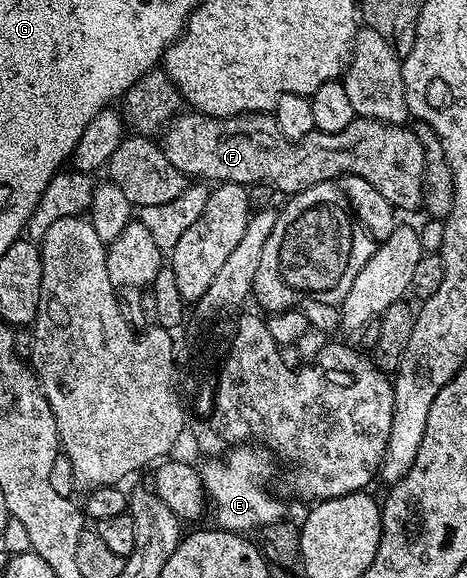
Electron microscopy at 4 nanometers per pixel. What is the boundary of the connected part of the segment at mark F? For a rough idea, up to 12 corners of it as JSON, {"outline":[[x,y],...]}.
{"outline":[[271,113],[176,115],[169,165],[287,197],[356,175],[420,210],[410,126],[356,117],[300,145]]}

